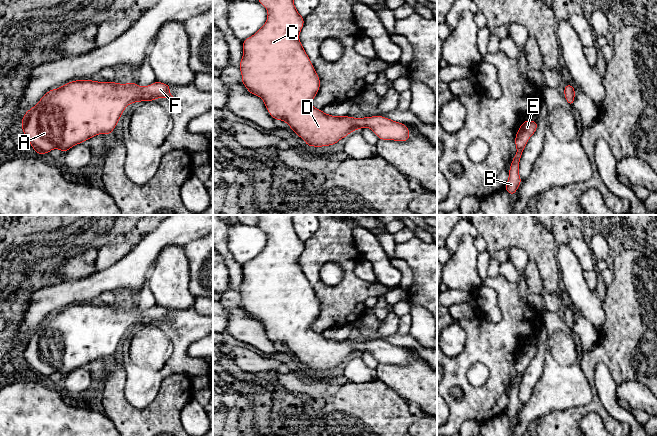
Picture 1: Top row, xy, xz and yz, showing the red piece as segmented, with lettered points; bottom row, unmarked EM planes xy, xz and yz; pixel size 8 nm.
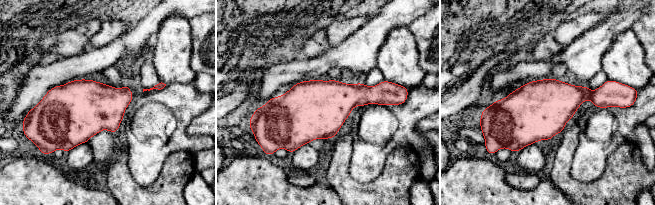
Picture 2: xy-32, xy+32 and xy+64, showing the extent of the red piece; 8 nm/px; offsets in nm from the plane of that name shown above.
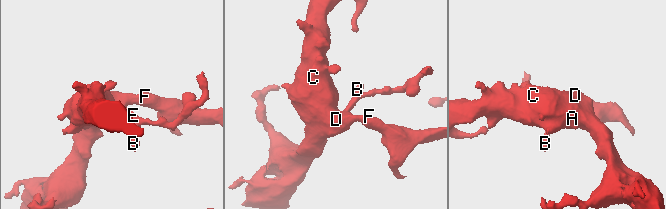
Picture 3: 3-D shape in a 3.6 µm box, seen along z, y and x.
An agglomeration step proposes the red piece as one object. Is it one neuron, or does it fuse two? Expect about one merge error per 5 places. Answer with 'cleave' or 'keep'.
keep

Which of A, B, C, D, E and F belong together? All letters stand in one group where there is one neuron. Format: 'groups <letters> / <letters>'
groups A B C D E F

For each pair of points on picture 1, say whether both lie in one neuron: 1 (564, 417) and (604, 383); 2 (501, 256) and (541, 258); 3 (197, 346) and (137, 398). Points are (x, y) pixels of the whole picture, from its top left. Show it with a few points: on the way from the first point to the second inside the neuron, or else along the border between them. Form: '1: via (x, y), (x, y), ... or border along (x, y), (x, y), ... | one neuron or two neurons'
1: border along (596, 365), (594, 386), (598, 398), (606, 410) | two neurons
2: border along (506, 247), (491, 254) | two neurons
3: border along (202, 337), (189, 346), (189, 357) | two neurons

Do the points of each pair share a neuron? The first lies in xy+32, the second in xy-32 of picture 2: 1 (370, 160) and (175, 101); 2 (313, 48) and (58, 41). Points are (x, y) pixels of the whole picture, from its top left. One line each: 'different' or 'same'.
1: same
2: same

